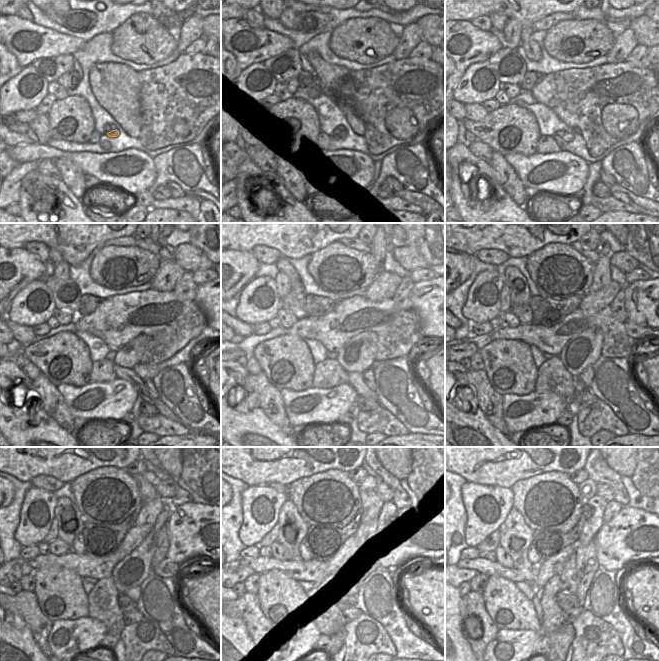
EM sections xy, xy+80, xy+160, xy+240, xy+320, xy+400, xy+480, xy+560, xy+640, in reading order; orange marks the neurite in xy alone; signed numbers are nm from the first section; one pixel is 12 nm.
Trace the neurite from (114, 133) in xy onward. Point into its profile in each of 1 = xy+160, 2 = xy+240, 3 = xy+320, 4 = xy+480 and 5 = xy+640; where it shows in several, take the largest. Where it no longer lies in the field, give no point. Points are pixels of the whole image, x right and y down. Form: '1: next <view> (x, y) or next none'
1: next xy+160 (568, 137)
2: next xy+240 (127, 357)
3: next xy+320 (358, 354)
4: next xy+480 (131, 571)
5: next xy+640 (613, 507)

